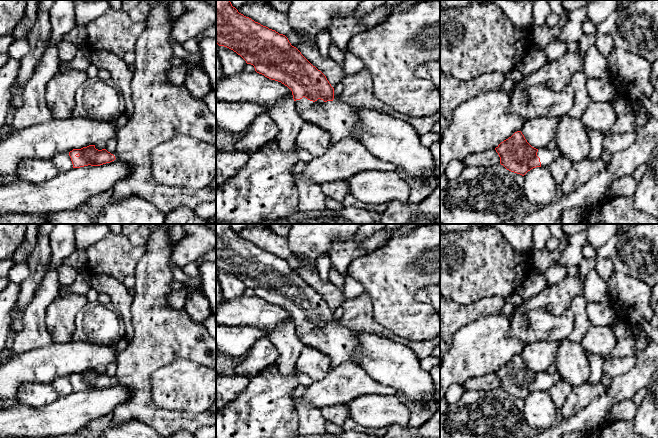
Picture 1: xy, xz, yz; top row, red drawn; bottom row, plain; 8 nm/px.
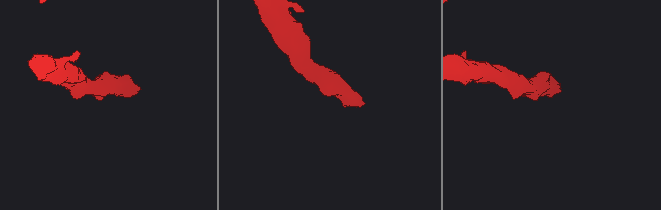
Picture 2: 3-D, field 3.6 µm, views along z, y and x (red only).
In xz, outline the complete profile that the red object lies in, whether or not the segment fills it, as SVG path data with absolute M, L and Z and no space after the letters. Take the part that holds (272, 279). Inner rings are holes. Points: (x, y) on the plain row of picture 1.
M216 224L216 267L236 276L247 288L253 289L257 297L287 310L292 315L296 334L301 342L327 355L331 360L332 369L345 362L355 362L353 353L359 346L359 340L351 330L340 323L334 323L334 312L326 300L313 290L296 271L292 270L285 259L239 237L230 224Z

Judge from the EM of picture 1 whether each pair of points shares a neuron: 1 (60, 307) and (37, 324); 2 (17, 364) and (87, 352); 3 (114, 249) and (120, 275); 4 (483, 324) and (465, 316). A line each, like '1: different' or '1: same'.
1: different
2: same
3: same
4: different

